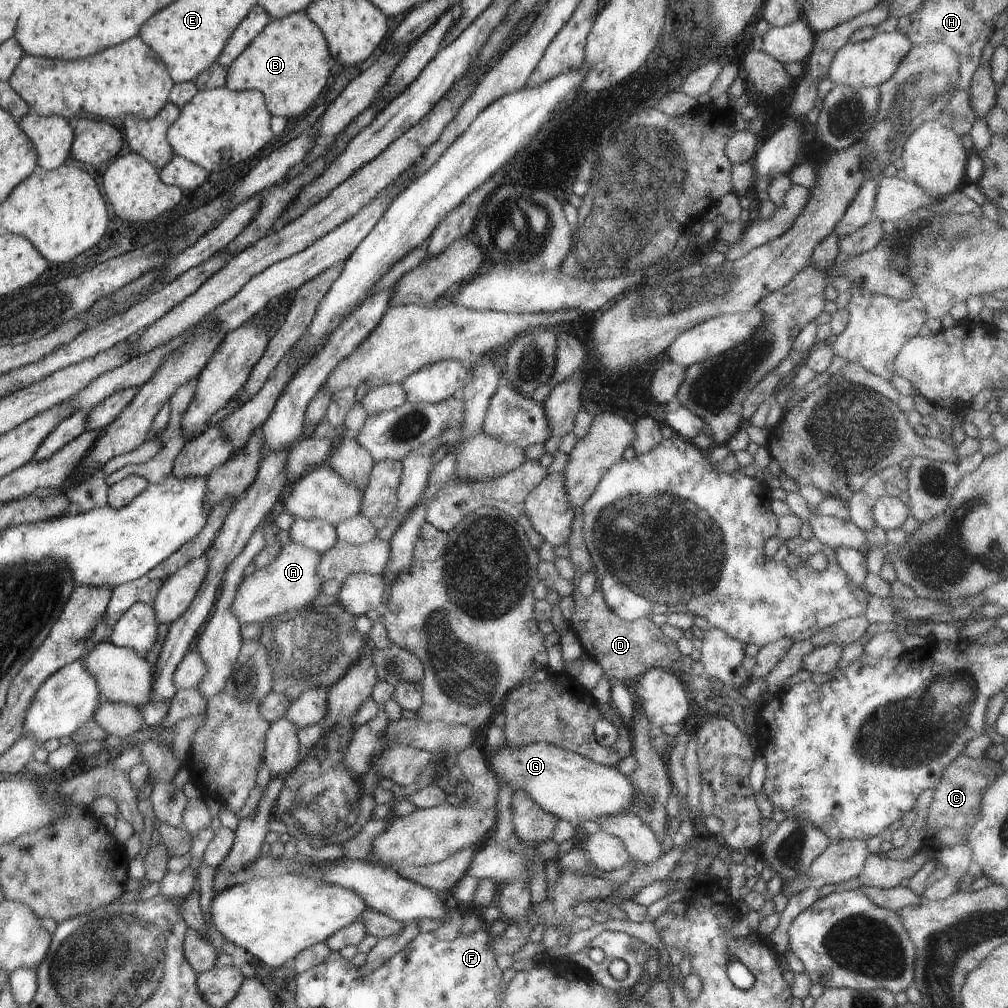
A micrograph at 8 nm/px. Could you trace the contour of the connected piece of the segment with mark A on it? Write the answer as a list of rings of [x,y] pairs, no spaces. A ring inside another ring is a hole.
[[[284,544],[280,546],[280,554],[276,556],[276,560],[272,562],[266,568],[260,568],[256,570],[251,576],[245,577],[240,584],[240,590],[236,594],[236,600],[234,600],[234,614],[238,616],[241,624],[252,623],[264,623],[269,620],[273,620],[277,616],[283,613],[299,612],[305,609],[308,604],[312,604],[312,601],[323,592],[324,578],[320,578],[319,568],[320,560],[322,560],[323,554],[320,554],[318,550],[312,550],[302,546],[302,544]]]

